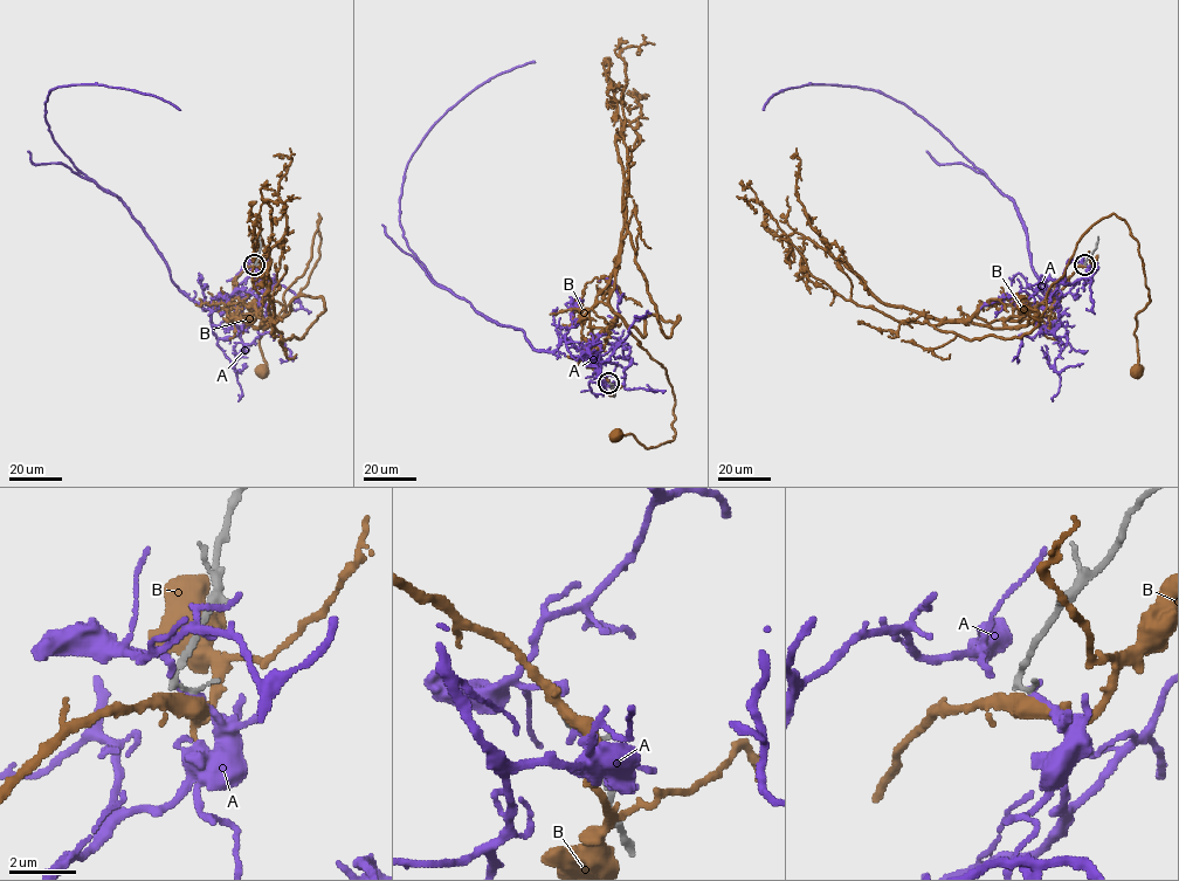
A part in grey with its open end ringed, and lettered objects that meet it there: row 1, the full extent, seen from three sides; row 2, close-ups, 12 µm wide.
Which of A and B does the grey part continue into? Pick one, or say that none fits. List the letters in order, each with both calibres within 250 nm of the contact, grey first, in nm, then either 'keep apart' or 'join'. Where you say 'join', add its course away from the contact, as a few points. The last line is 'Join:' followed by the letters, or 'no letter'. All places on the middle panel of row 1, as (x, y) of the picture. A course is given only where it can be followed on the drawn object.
A: 200/140 nm | keep apart
B: 220/440 nm | join | via (609, 384), (588, 367), (590, 310), (601, 302), (666, 370), (675, 403), (670, 441), (645, 448), (616, 433)
Join: B

